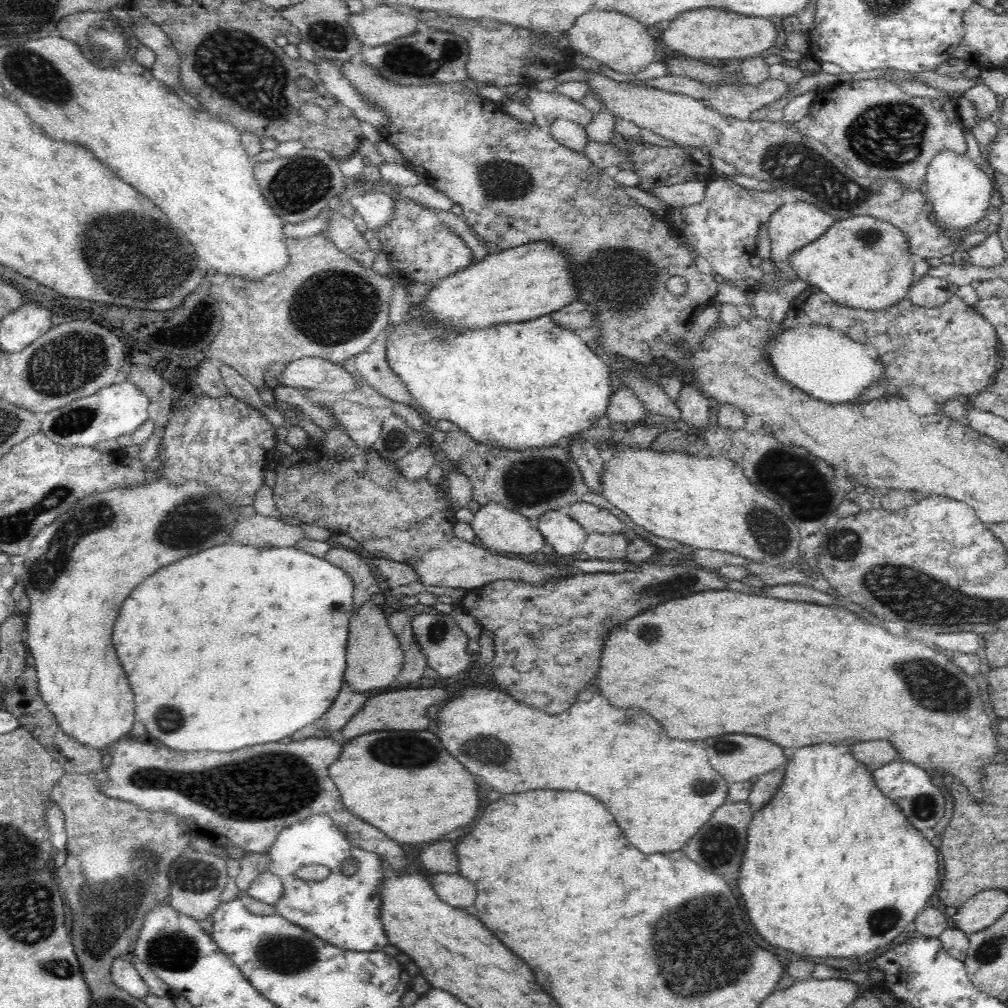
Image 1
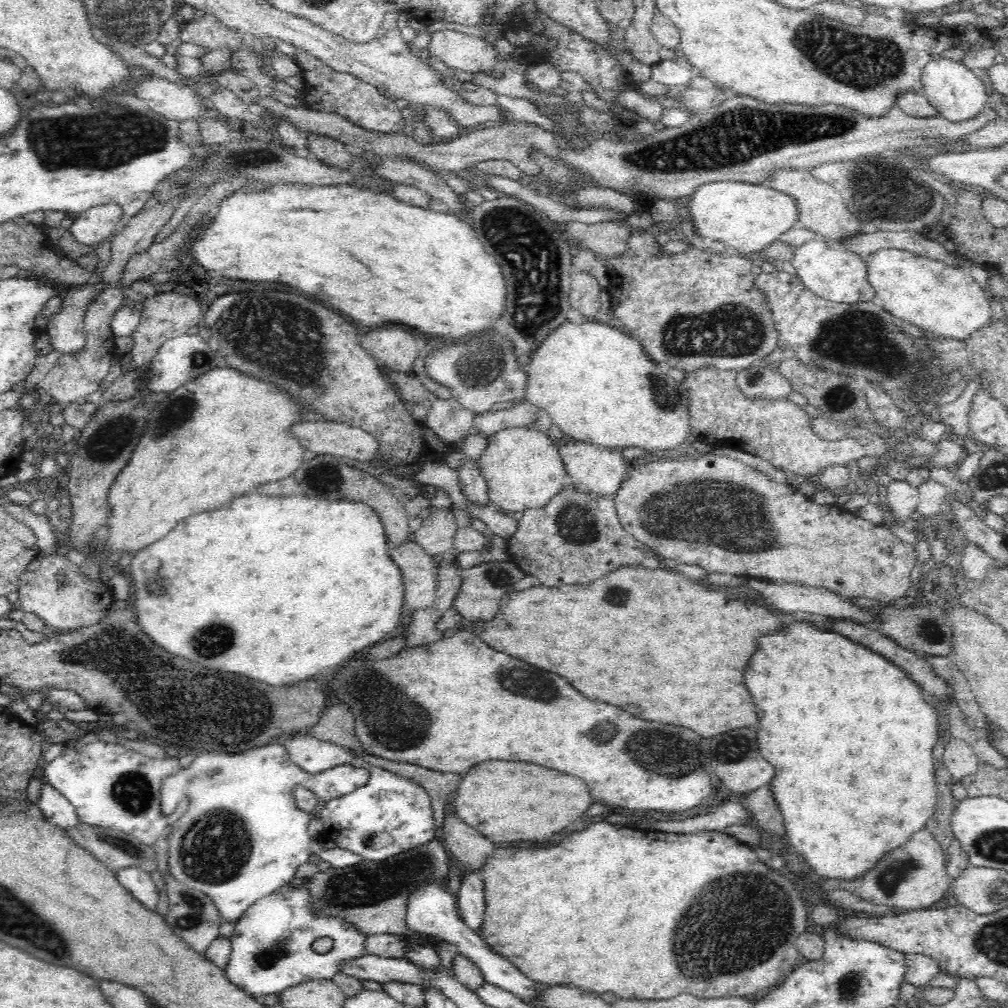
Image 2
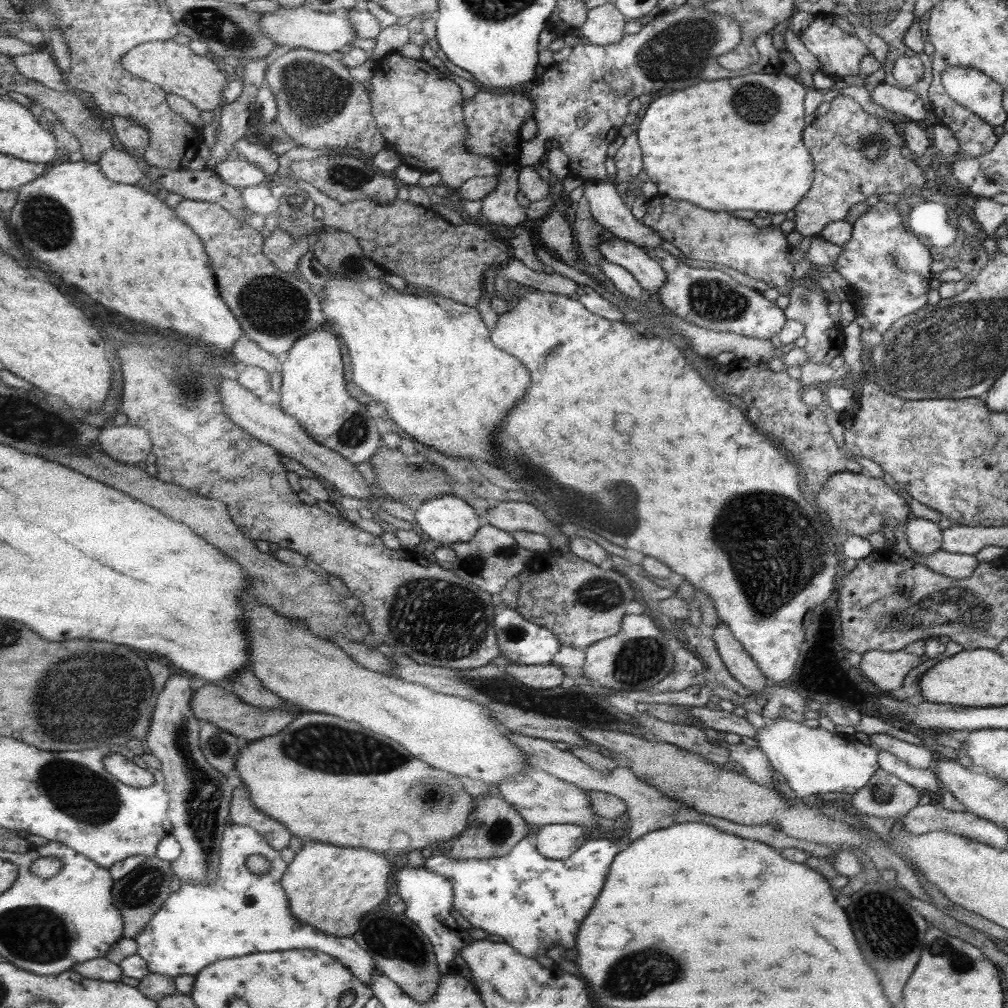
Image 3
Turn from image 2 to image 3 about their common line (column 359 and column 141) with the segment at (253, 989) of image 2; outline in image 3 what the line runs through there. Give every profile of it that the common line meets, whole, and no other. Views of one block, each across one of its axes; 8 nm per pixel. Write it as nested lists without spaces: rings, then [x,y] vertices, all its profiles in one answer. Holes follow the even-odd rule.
[[[232,823],[226,827],[226,831],[224,832],[223,841],[220,847],[221,850],[221,863],[219,864],[218,869],[218,878],[214,884],[195,884],[195,882],[184,882],[180,884],[180,888],[178,891],[171,892],[169,895],[169,899],[165,901],[165,905],[153,915],[153,919],[149,921],[149,925],[147,928],[143,929],[143,932],[137,936],[136,942],[138,945],[138,954],[142,956],[147,962],[148,966],[152,973],[157,974],[167,974],[169,976],[173,976],[177,978],[177,976],[185,976],[185,974],[189,974],[189,976],[196,977],[199,972],[201,972],[204,968],[213,964],[214,961],[225,960],[227,958],[235,958],[235,956],[247,956],[247,954],[255,954],[255,952],[276,952],[276,951],[293,951],[293,950],[321,950],[322,952],[329,953],[329,955],[334,956],[335,958],[343,961],[343,964],[347,965],[355,973],[355,977],[359,977],[359,980],[367,983],[369,986],[373,986],[373,975],[377,973],[377,971],[381,971],[379,966],[375,964],[374,957],[371,954],[367,953],[365,948],[362,948],[361,945],[358,944],[357,941],[354,940],[353,937],[343,936],[337,937],[332,936],[331,933],[326,933],[321,931],[321,929],[317,929],[317,927],[313,927],[313,925],[303,924],[301,920],[295,918],[293,916],[293,911],[291,911],[291,903],[289,900],[289,895],[287,895],[287,891],[285,891],[285,887],[282,885],[282,879],[284,873],[287,871],[289,865],[287,862],[281,858],[281,852],[271,847],[270,842],[266,840],[258,832],[255,828],[249,828],[247,826],[239,826],[239,824]],[[251,854],[261,854],[269,862],[271,862],[271,870],[265,875],[255,875],[247,866],[245,866],[245,862],[247,862],[247,858],[251,856]]]

